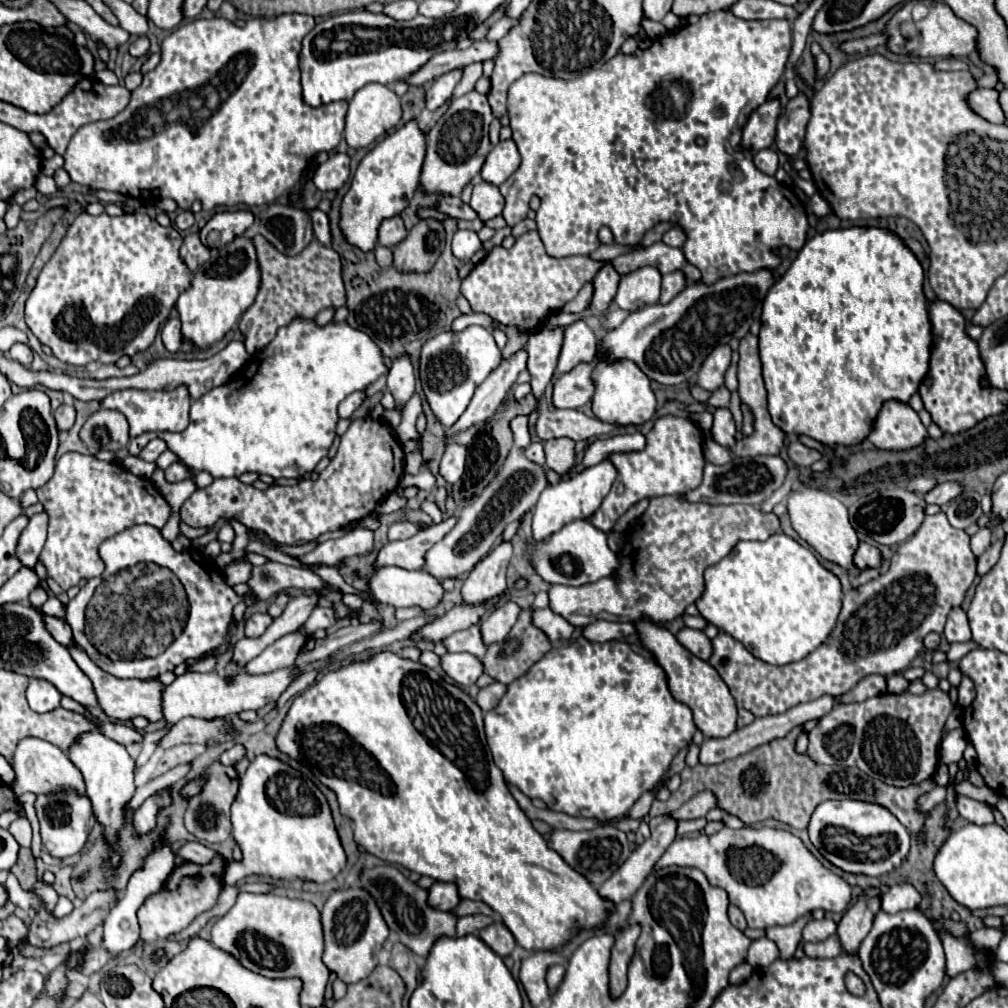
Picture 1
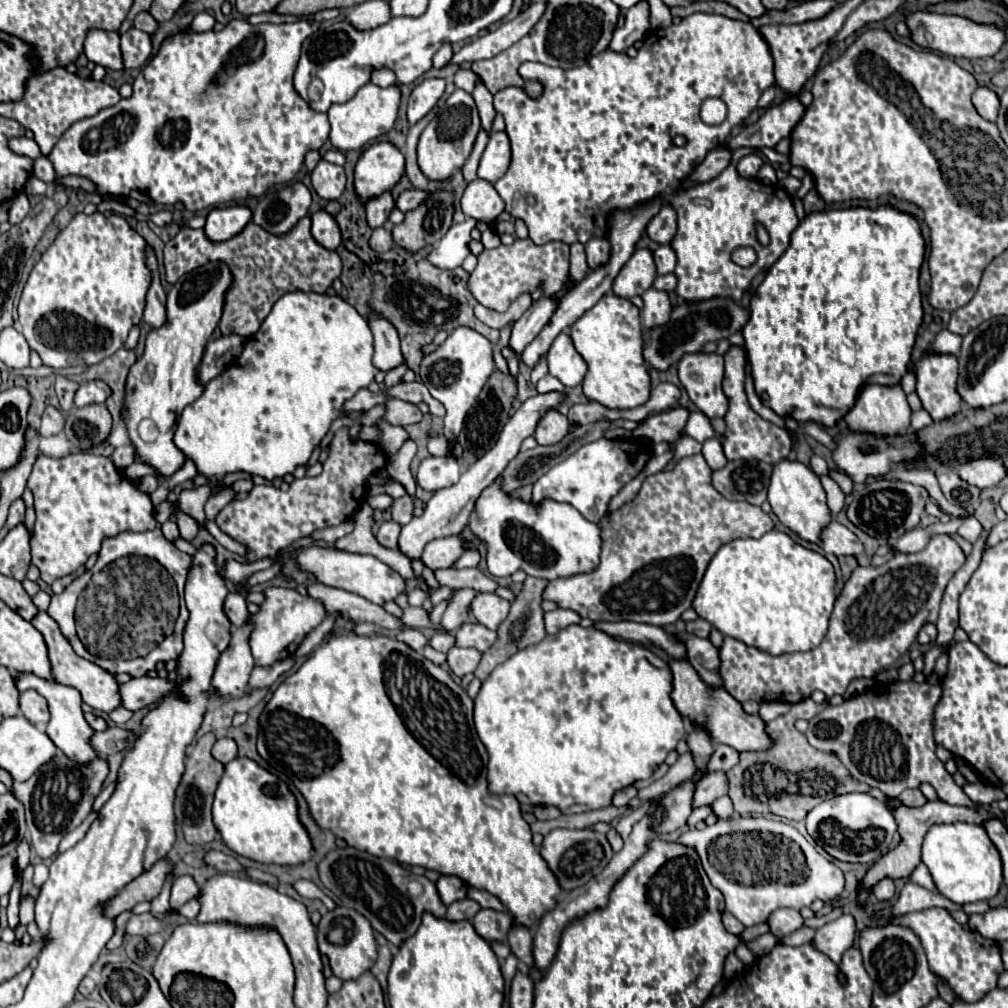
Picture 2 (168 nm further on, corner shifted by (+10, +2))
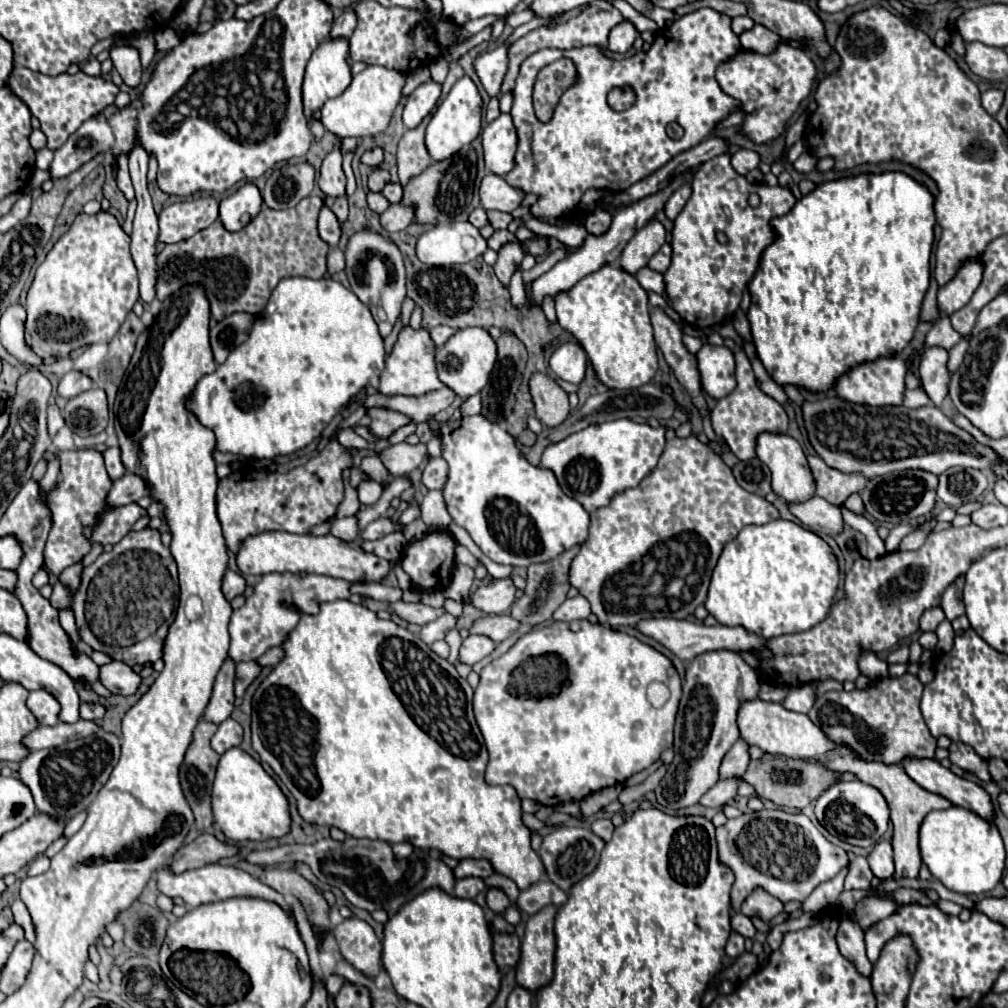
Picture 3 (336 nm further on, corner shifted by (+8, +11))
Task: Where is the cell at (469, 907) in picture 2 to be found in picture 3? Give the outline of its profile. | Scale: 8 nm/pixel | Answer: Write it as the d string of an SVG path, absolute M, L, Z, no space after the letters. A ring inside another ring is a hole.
M466 876L466 878L458 878L456 880L456 888L454 888L454 896L458 898L476 898L478 892L482 892L486 888L482 878L474 878L474 876Z

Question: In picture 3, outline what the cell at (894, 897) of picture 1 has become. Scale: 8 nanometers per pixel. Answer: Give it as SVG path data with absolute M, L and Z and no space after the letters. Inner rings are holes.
M880 840L874 850L868 856L870 868L878 878L890 878L894 872L894 852L892 852L892 842L890 840Z

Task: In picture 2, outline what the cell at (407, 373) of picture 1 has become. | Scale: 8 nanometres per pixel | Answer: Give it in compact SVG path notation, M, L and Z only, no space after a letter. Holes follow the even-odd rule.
M380 317L370 319L370 329L374 333L374 367L388 373L404 363L404 355L400 351L400 341L396 329Z

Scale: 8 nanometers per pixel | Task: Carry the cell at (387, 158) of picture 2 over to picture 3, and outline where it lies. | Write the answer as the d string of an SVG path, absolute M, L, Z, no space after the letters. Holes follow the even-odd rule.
M382 148L366 150L366 152L362 154L362 158L360 158L360 162L362 162L362 164L366 164L366 166L370 166L370 168L380 166L380 164L382 164L382 160L384 160L384 150L382 150Z

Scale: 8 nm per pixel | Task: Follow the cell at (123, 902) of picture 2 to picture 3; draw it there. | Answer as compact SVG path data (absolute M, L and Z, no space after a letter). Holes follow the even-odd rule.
M202 832L192 844L182 846L178 850L178 854L172 858L172 870L174 872L186 872L192 868L202 868L202 866L218 862L222 858L236 856L238 852L240 852L238 846L220 842L212 834Z

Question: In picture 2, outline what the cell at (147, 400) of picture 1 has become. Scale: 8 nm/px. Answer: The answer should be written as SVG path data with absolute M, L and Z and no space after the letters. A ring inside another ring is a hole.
M86 381L86 383L80 383L74 403L76 407L84 407L90 403L106 403L110 395L112 395L112 389L104 381Z

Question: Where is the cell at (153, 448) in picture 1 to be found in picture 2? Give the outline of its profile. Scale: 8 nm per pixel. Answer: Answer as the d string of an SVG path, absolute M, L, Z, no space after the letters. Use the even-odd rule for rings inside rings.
M134 445L118 447L118 449L112 453L112 461L114 461L116 469L120 469L120 467L128 467L130 463L134 463Z

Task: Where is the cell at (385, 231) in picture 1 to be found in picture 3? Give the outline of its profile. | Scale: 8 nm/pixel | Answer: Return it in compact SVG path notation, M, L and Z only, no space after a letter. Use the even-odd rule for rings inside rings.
M374 168L374 170L370 172L370 176L368 176L368 188L370 188L372 192L380 192L386 182L390 182L390 174L388 174L388 170L384 170L384 168Z

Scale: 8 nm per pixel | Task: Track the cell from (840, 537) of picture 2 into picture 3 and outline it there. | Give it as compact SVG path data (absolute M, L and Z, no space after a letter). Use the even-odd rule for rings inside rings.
M812 496L806 502L786 502L788 510L812 532L836 536L842 532L842 514L840 508L828 504L820 496Z

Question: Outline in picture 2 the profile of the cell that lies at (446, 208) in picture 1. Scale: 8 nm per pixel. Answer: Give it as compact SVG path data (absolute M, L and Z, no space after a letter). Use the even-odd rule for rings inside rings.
M410 189L410 191L404 191L400 193L398 201L396 201L396 207L400 211L410 211L410 209L416 209L418 205L422 205L422 201L426 201L426 197L430 197L428 191L422 191L422 189Z

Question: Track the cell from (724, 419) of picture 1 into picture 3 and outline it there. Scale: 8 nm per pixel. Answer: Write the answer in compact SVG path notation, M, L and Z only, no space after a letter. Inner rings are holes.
M704 344L698 354L698 370L702 376L702 388L712 398L722 398L736 388L734 376L734 352L726 346Z

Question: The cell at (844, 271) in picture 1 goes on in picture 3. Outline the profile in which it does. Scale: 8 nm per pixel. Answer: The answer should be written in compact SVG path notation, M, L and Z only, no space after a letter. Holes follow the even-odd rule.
M884 172L884 174L858 174L850 178L838 178L824 184L818 184L812 192L802 196L794 208L778 218L770 220L770 228L774 232L774 242L764 248L758 270L754 278L748 284L750 290L750 310L748 320L752 328L752 338L756 346L756 354L762 360L768 374L782 386L782 384L794 384L802 386L806 390L828 390L834 386L836 378L842 376L848 368L876 360L882 356L898 356L908 342L912 340L912 334L918 326L920 306L924 300L924 294L930 284L930 254L934 244L934 198L930 190L910 178L904 172Z

